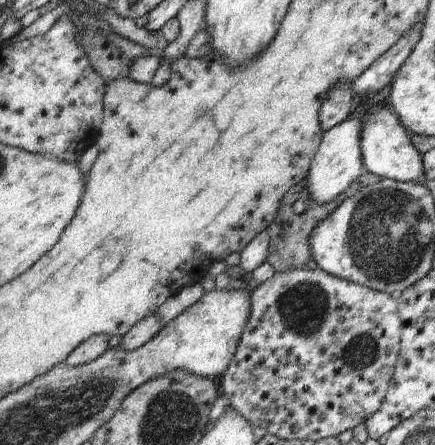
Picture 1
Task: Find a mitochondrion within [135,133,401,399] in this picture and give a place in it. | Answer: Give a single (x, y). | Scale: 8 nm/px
(301, 303)

